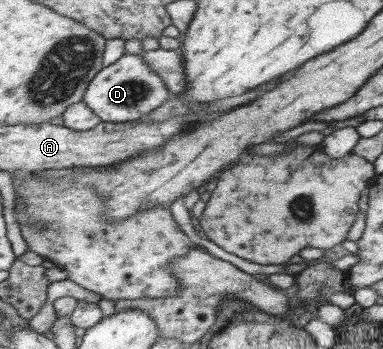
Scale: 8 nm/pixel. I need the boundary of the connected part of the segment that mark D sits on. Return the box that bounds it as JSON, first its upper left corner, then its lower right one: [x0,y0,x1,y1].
[84,54,173,122]

